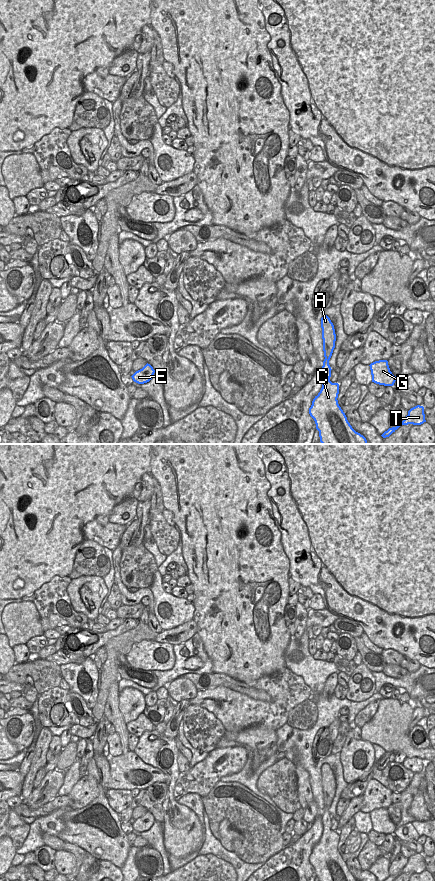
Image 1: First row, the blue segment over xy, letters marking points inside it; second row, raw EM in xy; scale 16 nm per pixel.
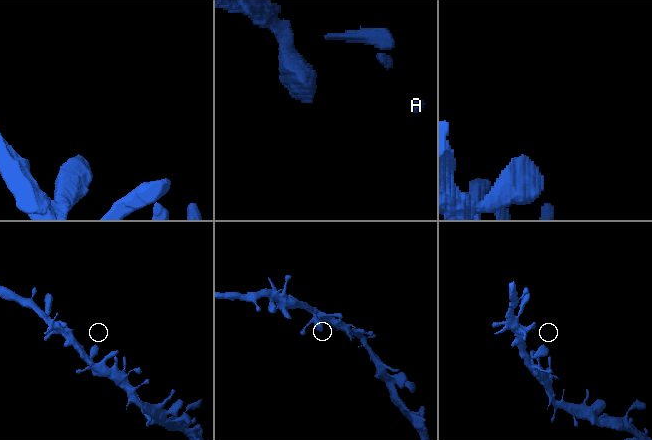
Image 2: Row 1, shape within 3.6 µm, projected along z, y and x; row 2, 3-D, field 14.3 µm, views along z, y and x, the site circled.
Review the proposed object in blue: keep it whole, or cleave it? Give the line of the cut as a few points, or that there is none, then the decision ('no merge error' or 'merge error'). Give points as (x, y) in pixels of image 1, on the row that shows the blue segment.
cut none; no merge error

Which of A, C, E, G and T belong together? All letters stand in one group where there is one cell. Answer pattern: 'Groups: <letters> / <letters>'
Groups: A C E G T

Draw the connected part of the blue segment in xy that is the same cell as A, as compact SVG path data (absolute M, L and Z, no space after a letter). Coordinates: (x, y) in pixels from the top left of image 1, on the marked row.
M327 315L321 318L324 361L321 368L323 384L312 401L309 414L314 419L322 444L367 444L366 438L356 432L338 404L339 384L332 383L329 360L335 348L334 325Z

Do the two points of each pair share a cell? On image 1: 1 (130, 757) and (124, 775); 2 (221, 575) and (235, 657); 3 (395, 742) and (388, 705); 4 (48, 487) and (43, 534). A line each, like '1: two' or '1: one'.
1: one
2: one
3: one
4: one

